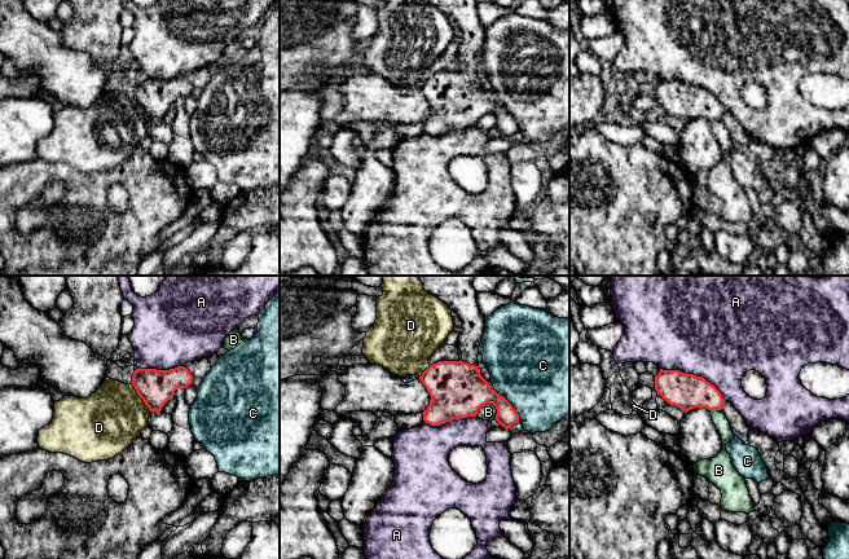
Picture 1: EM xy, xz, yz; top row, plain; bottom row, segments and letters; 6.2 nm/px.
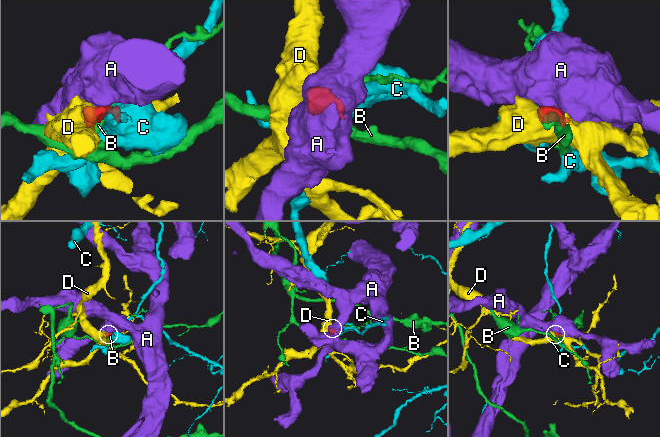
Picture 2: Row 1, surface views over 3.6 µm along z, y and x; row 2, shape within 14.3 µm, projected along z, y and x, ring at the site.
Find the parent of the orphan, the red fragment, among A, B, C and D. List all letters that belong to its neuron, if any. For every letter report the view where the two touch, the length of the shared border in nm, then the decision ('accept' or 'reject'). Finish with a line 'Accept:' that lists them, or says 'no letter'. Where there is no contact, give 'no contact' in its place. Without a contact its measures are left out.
A: yz | 460 nm | reject
B: xz | 150 nm | reject
C: xz | 260 nm | reject
D: xy | 220 nm | reject
Accept: no letter

